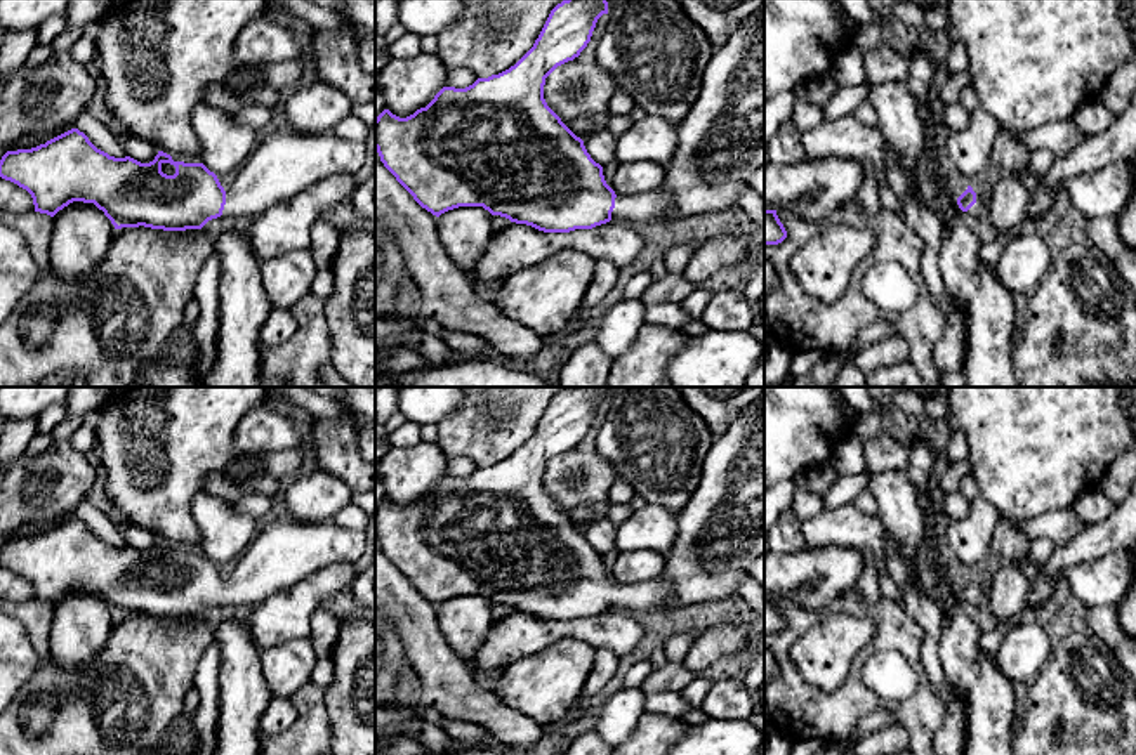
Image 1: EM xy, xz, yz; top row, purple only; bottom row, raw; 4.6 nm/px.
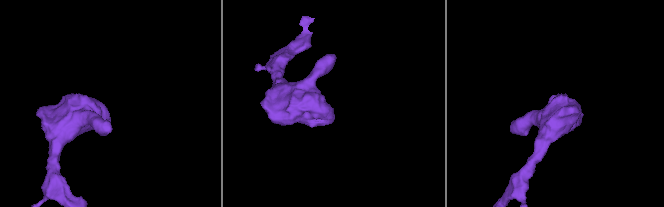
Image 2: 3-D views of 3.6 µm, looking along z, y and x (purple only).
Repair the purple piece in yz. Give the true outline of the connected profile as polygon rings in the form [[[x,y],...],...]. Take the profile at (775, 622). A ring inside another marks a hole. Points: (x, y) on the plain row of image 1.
[[[764,599],[764,635],[778,634],[785,627],[787,620],[776,604],[776,599]]]

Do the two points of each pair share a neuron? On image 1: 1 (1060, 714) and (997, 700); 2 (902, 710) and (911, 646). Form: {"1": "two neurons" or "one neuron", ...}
{"1": "two neurons", "2": "one neuron"}

